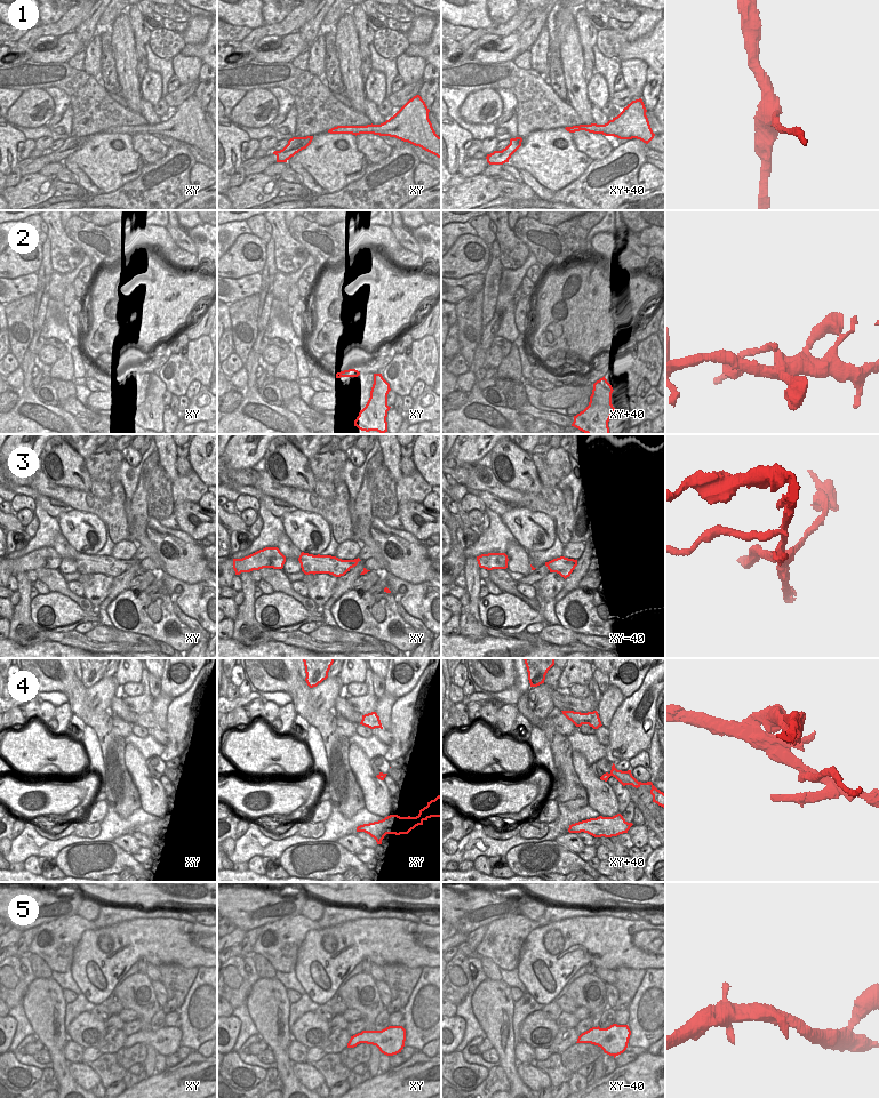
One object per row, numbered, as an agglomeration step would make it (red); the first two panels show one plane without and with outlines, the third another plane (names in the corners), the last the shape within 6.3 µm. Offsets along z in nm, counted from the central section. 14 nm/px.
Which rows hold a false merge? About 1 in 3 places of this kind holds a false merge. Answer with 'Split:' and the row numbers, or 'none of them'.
Split: 2, 3

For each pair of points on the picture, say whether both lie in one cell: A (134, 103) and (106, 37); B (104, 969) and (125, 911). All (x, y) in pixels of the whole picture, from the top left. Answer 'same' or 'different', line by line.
A: different
B: different

